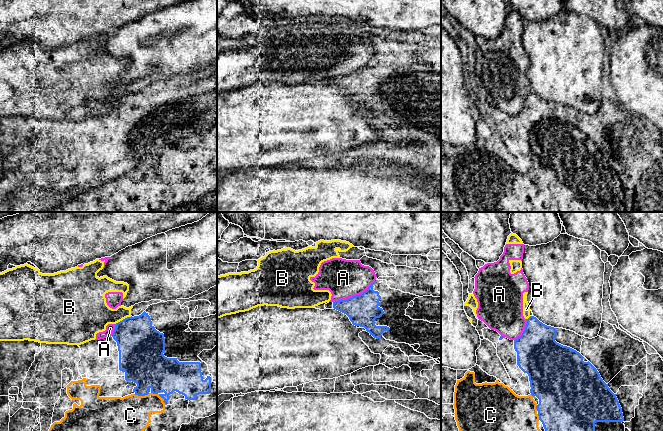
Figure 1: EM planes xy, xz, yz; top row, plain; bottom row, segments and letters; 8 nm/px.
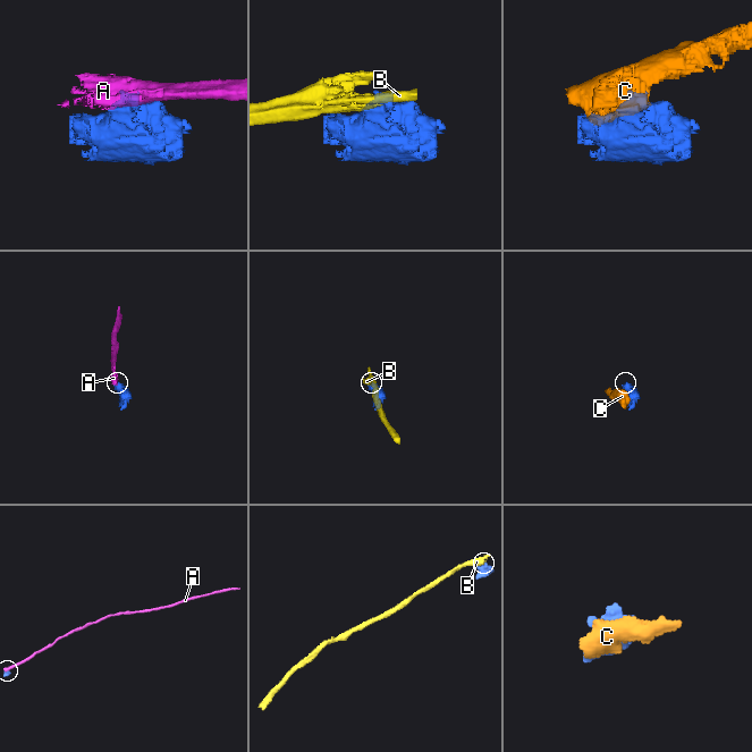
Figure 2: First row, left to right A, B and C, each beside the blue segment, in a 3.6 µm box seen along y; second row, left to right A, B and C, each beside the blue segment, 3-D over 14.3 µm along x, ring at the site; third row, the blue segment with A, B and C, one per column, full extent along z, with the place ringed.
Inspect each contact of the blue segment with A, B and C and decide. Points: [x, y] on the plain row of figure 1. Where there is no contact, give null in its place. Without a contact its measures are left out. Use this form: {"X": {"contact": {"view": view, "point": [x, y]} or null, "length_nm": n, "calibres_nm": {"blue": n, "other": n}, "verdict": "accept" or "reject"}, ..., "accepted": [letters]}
{"A": {"contact": {"view": "xz", "point": [354, 72]}, "length_nm": 380, "calibres_nm": {"blue": 260, "other": 300}, "verdict": "reject"}, "B": {"contact": {"view": "xy", "point": [123, 95]}, "length_nm": 150, "calibres_nm": {"blue": 360, "other": 280}, "verdict": "reject"}, "C": {"contact": {"view": "xy", "point": [159, 171]}, "length_nm": 150, "calibres_nm": {"blue": 320, "other": 280}, "verdict": "accept"}, "accepted": ["C"]}

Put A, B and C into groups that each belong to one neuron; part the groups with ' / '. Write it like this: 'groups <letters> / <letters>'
groups A B / C

